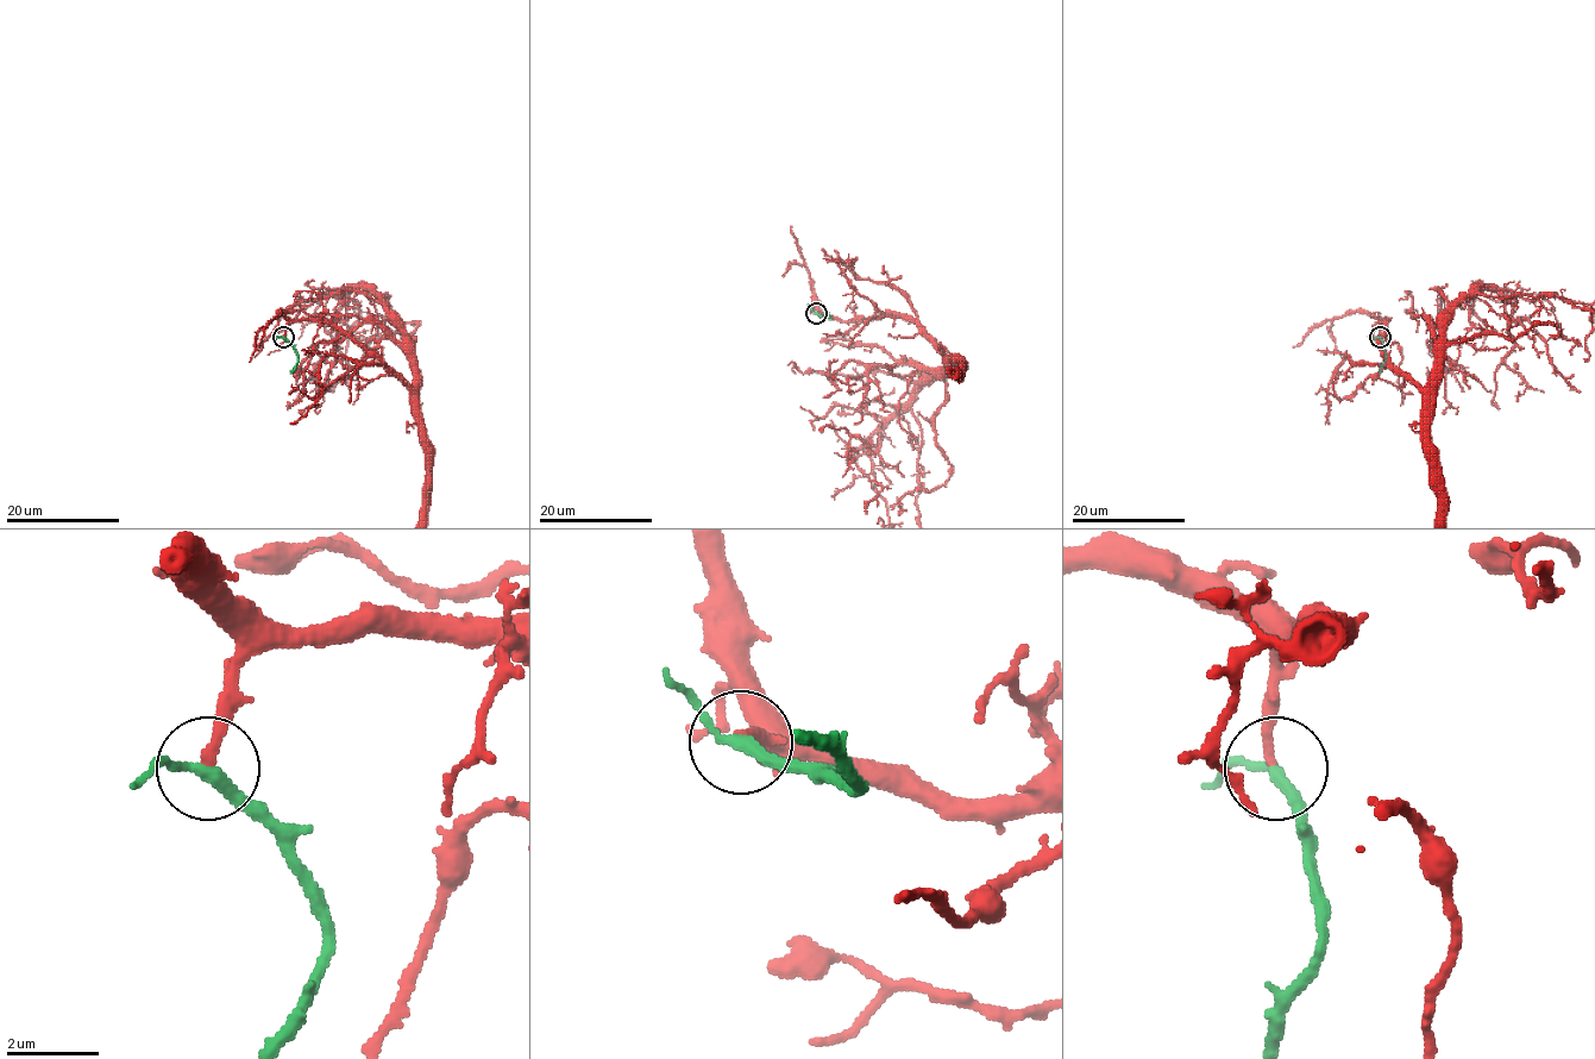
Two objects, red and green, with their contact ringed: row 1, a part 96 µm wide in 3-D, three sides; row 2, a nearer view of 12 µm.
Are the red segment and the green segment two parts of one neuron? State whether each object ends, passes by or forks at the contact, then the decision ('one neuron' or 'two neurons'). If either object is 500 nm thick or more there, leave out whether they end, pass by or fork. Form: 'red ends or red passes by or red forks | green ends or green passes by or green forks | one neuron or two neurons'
red ends | green passes by | one neuron

